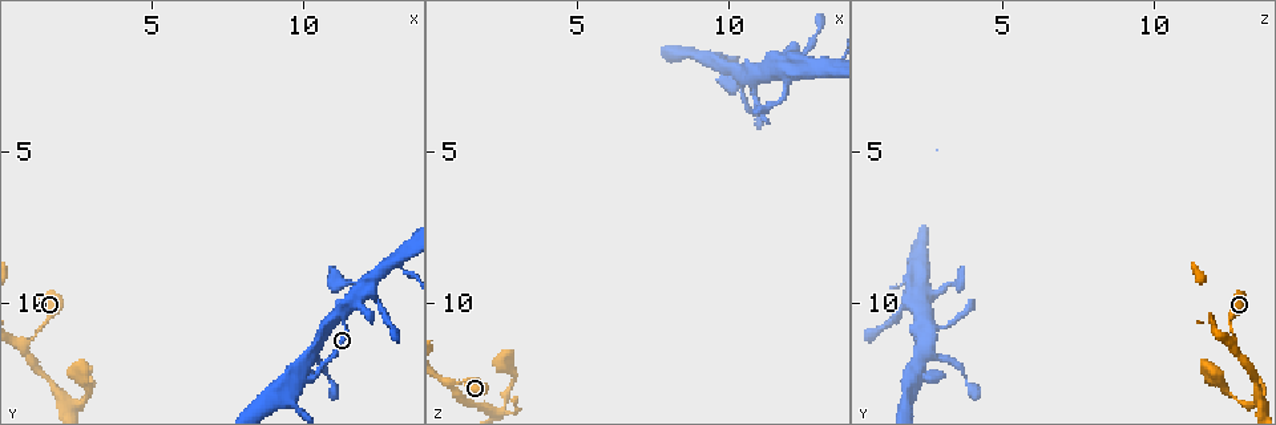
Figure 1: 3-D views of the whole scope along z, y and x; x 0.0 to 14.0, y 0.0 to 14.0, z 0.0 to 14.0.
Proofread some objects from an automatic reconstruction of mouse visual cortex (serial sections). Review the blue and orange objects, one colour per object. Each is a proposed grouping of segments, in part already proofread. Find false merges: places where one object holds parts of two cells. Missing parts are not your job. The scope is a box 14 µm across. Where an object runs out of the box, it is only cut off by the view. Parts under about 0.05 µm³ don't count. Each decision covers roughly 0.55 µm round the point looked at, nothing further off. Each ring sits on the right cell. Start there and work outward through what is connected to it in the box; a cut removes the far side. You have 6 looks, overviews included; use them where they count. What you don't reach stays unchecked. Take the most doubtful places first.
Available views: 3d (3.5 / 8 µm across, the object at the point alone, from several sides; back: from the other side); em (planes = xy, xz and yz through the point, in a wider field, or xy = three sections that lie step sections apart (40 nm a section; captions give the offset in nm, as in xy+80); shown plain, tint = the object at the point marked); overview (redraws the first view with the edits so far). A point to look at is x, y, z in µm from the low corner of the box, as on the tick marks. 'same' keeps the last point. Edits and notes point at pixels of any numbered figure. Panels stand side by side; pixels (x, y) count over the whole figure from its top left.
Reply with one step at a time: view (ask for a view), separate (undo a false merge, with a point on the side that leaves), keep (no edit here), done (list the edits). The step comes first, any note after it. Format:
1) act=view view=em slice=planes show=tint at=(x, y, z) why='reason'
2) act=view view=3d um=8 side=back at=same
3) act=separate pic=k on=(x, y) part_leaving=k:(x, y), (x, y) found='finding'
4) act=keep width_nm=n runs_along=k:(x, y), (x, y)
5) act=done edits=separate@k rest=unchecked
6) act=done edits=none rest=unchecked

act=view view=3d um=8 at=(0.8, 11.3, 12.7) why='thin neck'

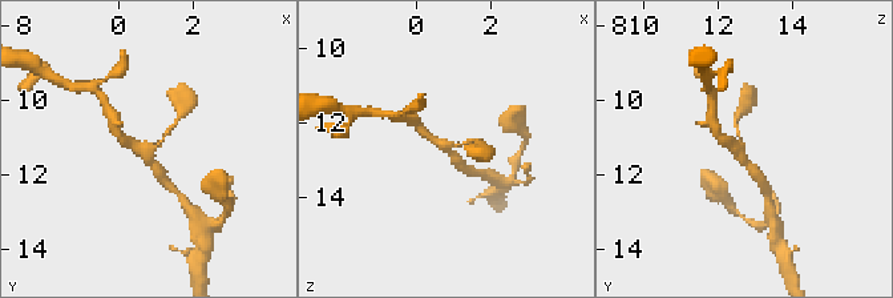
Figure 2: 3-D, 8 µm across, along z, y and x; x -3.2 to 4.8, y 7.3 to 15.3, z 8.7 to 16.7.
act=view view=em slice=planes show=tint at=(0.9, 11.3, 12.7) arms=3 arm_widths_nm=150,250,300

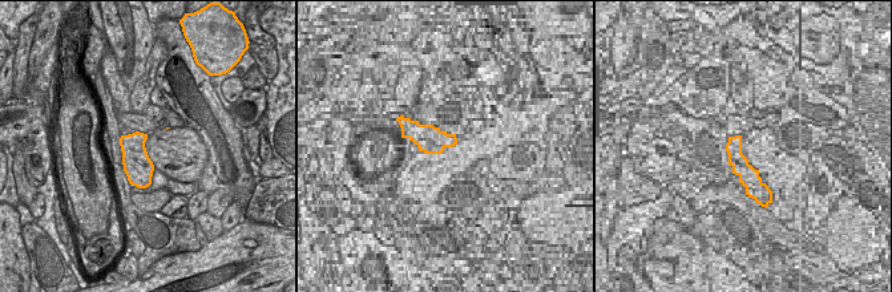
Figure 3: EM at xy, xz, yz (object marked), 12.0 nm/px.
act=keep runs_along=2:(736, 120), (740, 154), (760, 177) found='all the same cell'

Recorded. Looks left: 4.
act=view view=3d um=3.5 side=back at=(11.8, 9.7, 2.4) why='calibre changes'

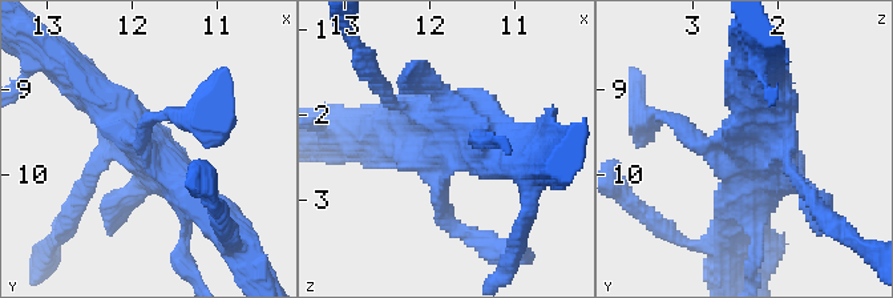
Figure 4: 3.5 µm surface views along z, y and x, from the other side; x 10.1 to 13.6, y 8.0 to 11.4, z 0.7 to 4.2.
act=view view=em slice=xy step=2 show=tint at=(11.85, 9.70, 2.40) why='shape alone is not enough'

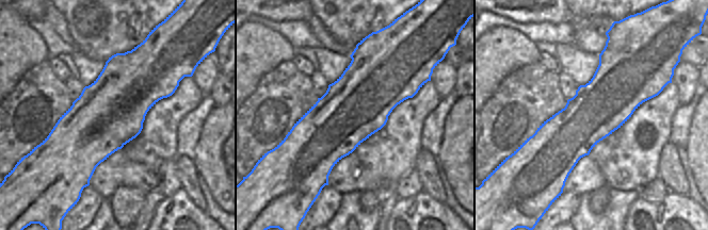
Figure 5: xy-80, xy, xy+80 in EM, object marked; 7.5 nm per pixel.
act=keep width_nm=500 runs_along=4:(186, 212), (186, 186), (80, 85) found='one cell here'

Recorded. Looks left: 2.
act=view view=3d um=3.5 at=(10.4, 11.8, 3.0) why='calibre changes'

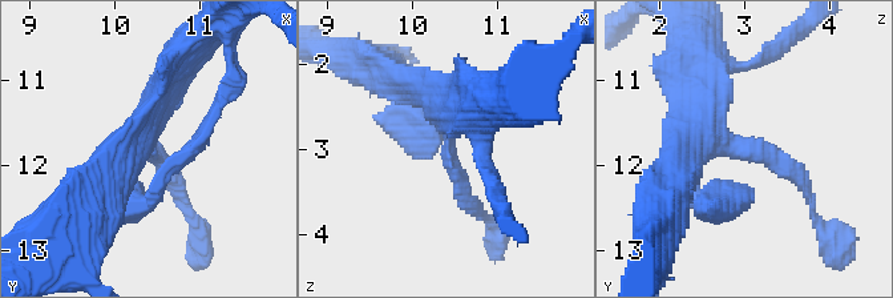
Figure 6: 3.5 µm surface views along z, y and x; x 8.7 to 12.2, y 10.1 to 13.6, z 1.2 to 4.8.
act=view view=em slice=xy step=1 show=tint at=(10.45, 11.85, 3.05) arm_widths_nm=200,400

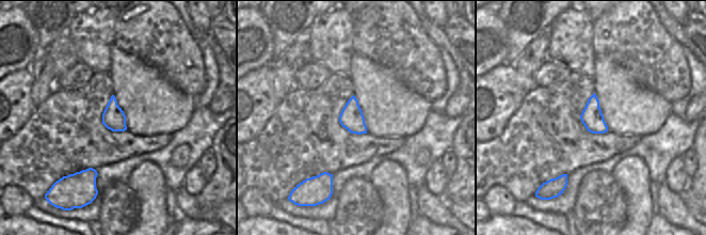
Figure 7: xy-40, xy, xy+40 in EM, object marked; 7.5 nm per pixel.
act=keep found='one cell here'

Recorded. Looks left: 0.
act=done edits=none rest=unchecked

